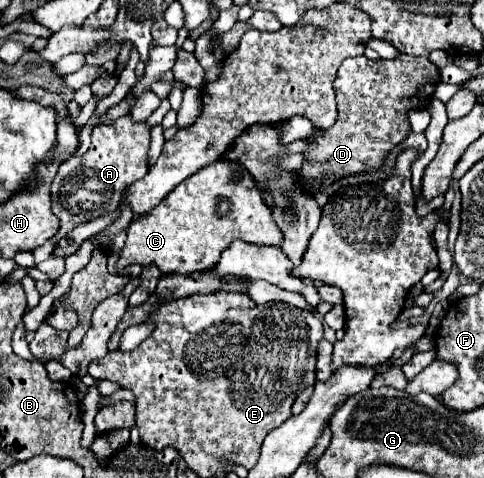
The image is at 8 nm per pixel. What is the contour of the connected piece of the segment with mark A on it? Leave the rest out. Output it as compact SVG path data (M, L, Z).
M128 115L120 117L120 121L112 125L94 127L94 139L86 155L72 157L64 165L60 165L52 181L52 211L62 225L58 235L52 237L52 245L68 235L78 223L112 213L116 205L120 205L124 191L136 179L142 179L148 173L148 147L150 129L146 127L146 123L134 123Z

